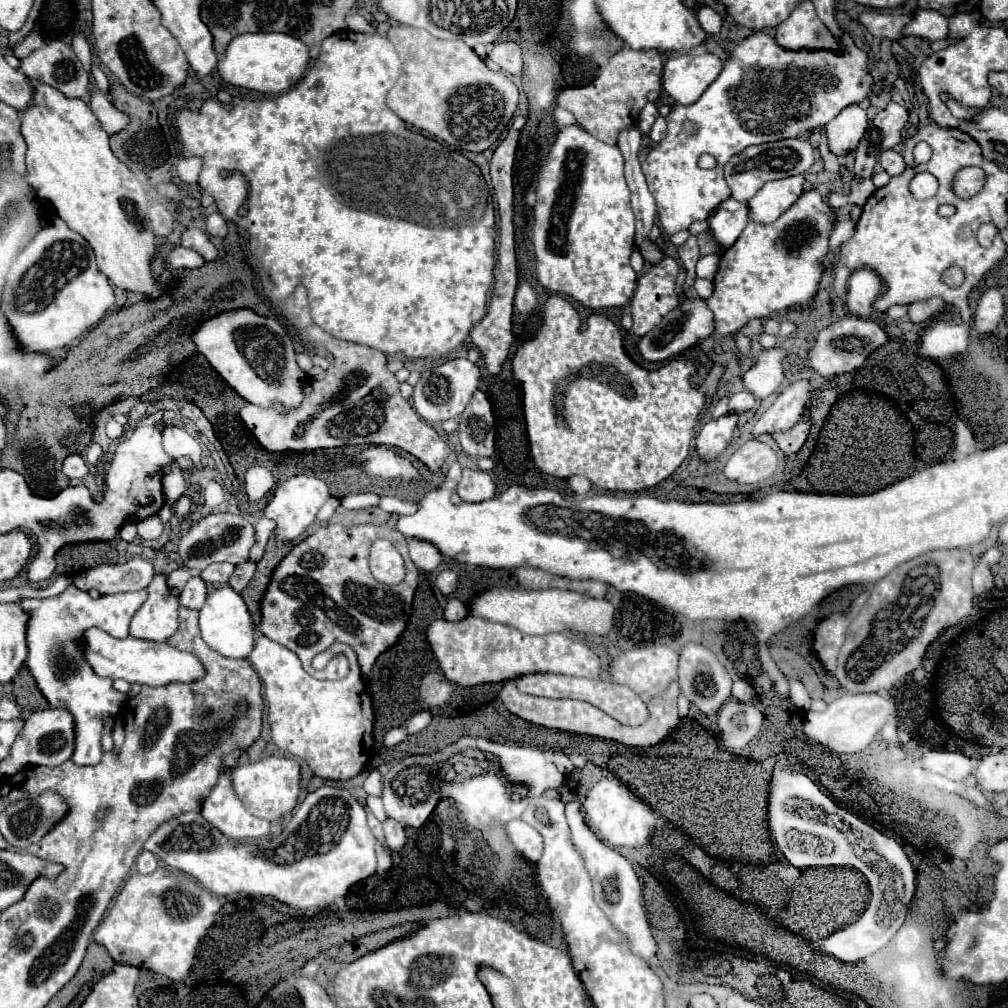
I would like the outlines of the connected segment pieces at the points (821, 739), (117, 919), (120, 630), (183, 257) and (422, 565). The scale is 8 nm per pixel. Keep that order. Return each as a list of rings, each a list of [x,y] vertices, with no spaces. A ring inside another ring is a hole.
[[[877,692],[877,694],[845,694],[837,700],[833,700],[823,712],[809,710],[803,720],[803,732],[807,734],[807,738],[827,746],[833,752],[841,752],[841,754],[861,752],[871,744],[871,740],[879,732],[879,728],[889,718],[895,716],[897,702],[899,702],[897,698],[893,698],[889,694],[881,694],[881,692]]]
[[[143,850],[137,856],[89,941],[103,944],[119,964],[149,968],[179,982],[189,974],[197,946],[215,922],[221,902],[191,876],[169,868],[157,870],[157,866],[159,862],[153,852]]]
[[[69,586],[63,594],[47,600],[23,600],[21,606],[29,610],[29,654],[27,654],[27,668],[35,678],[39,690],[49,700],[51,706],[65,706],[71,710],[77,722],[77,742],[73,762],[77,766],[95,766],[103,752],[101,752],[101,732],[105,722],[111,714],[121,710],[121,704],[127,700],[127,694],[113,690],[107,678],[99,678],[89,664],[85,662],[79,646],[81,630],[97,626],[115,638],[129,636],[129,622],[139,606],[147,600],[147,590],[137,592],[121,592],[109,594],[93,600],[89,594],[75,590]]]
[[[177,246],[171,254],[169,254],[169,260],[167,260],[167,268],[183,268],[183,270],[191,270],[191,268],[201,268],[205,264],[203,256],[197,254],[195,250],[189,250],[189,248],[183,248],[183,246]]]
[[[411,538],[407,540],[409,544],[409,556],[413,560],[413,564],[423,570],[423,572],[431,572],[435,570],[441,560],[443,560],[443,554],[437,550],[437,546],[433,546],[431,542],[425,542],[425,540],[417,540],[417,538]]]

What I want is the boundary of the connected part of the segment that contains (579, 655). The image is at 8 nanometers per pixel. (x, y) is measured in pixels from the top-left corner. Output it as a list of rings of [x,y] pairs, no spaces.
[[[467,616],[459,622],[435,620],[427,628],[427,638],[437,654],[439,666],[449,682],[459,686],[475,686],[483,682],[505,682],[521,674],[553,672],[583,678],[599,678],[601,662],[583,642],[571,640],[565,634],[529,636],[513,626]]]

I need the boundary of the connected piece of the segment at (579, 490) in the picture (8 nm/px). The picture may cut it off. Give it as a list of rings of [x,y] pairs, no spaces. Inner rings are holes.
[[[573,476],[573,478],[569,478],[567,482],[569,482],[569,486],[571,486],[571,490],[573,490],[575,494],[589,494],[589,492],[591,492],[591,482],[589,482],[589,478]]]

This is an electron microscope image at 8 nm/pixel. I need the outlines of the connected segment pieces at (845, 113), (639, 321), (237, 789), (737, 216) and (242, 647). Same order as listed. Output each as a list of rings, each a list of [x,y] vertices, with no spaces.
[[[847,106],[845,110],[841,110],[841,114],[837,118],[833,118],[825,126],[829,150],[835,156],[845,156],[845,154],[853,152],[857,148],[859,140],[863,138],[867,126],[869,126],[869,120],[867,120],[865,110],[859,106]]]
[[[673,258],[661,260],[639,278],[631,306],[633,325],[628,331],[630,335],[643,336],[677,306],[675,280],[677,262]]]
[[[269,756],[255,764],[243,764],[231,770],[231,786],[239,800],[247,804],[247,810],[265,820],[277,820],[291,812],[299,796],[299,764],[291,758]]]
[[[727,198],[725,202],[721,202],[717,210],[713,210],[713,214],[709,216],[709,228],[715,240],[725,248],[729,248],[739,238],[747,222],[749,222],[749,206],[735,198]]]
[[[229,586],[219,588],[207,596],[205,606],[199,610],[199,628],[201,628],[201,638],[207,642],[207,646],[225,658],[247,658],[249,652],[253,650],[255,626],[251,614],[241,594],[237,594]]]

